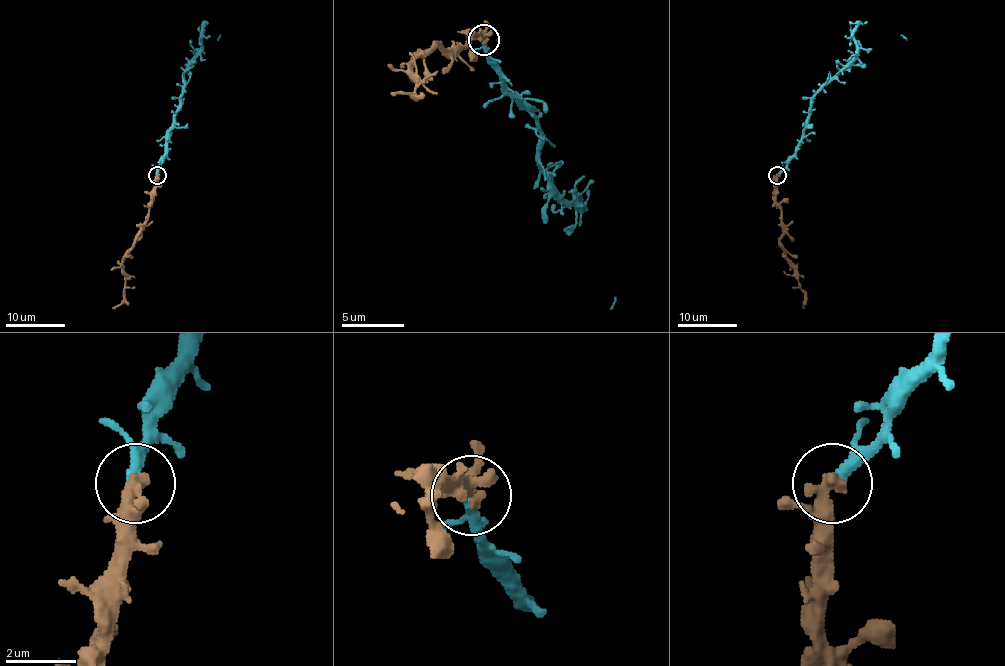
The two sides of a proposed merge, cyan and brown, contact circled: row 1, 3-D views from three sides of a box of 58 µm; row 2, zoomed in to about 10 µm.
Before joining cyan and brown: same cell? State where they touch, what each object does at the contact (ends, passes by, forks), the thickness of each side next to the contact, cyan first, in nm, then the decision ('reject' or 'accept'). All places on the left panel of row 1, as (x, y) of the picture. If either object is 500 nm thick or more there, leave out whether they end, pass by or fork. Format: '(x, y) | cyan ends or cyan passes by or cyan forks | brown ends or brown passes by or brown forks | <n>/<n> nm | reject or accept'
(157, 175) | cyan ends | brown passes by | 320/320 nm | accept

